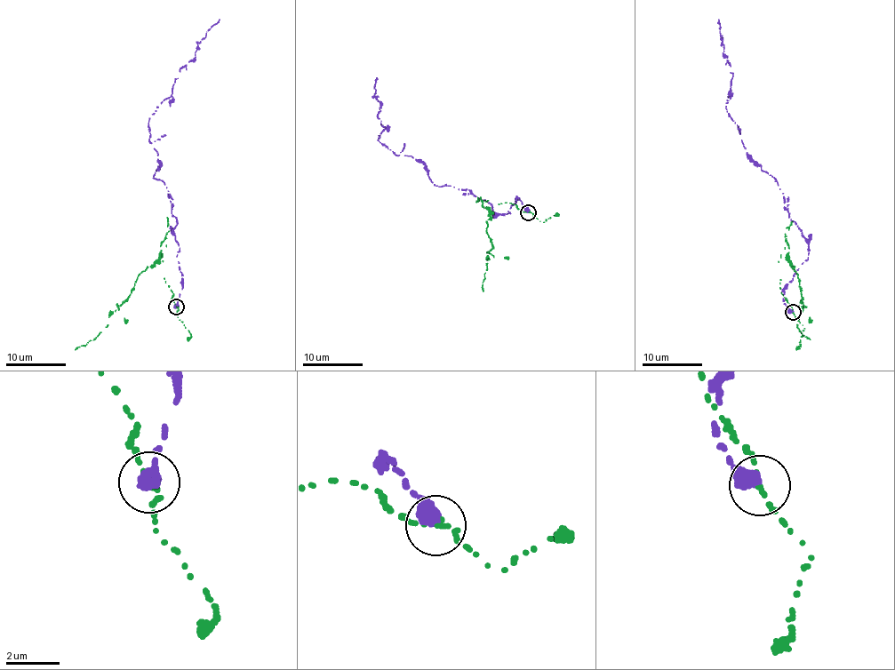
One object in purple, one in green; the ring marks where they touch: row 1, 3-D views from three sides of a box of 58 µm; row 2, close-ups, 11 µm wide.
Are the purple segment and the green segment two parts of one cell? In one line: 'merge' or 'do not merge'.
do not merge

